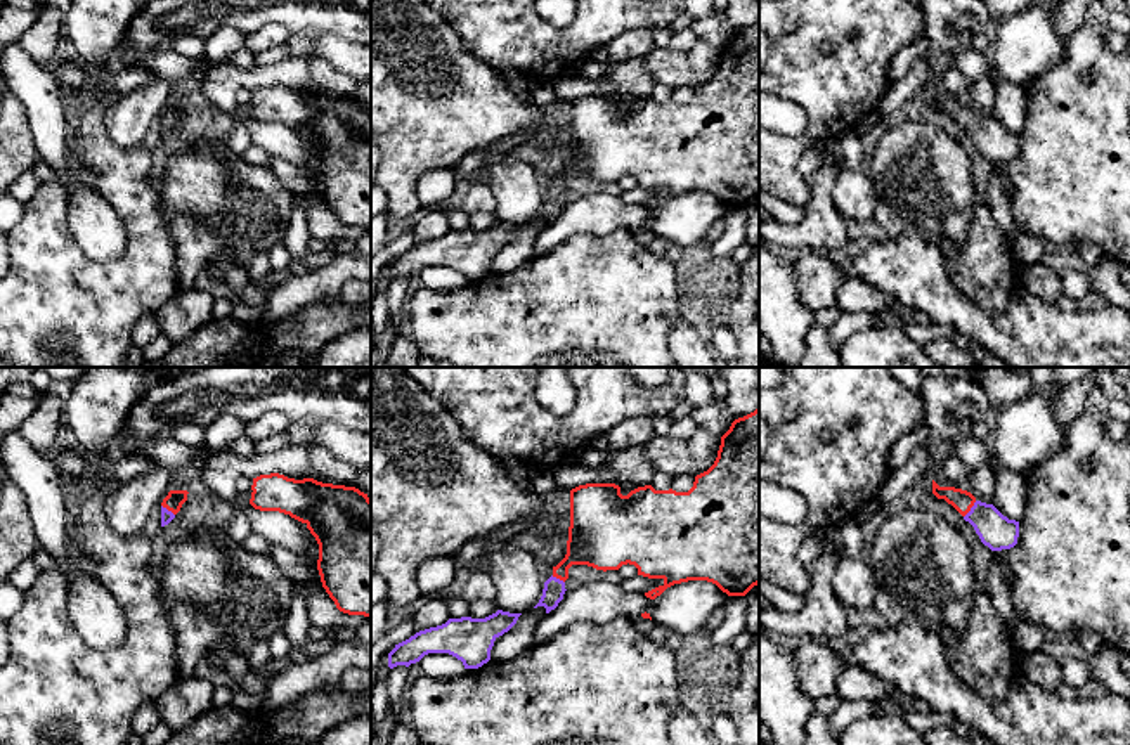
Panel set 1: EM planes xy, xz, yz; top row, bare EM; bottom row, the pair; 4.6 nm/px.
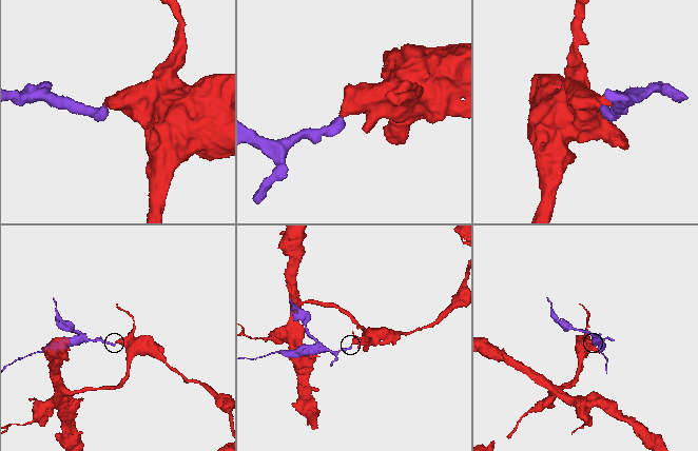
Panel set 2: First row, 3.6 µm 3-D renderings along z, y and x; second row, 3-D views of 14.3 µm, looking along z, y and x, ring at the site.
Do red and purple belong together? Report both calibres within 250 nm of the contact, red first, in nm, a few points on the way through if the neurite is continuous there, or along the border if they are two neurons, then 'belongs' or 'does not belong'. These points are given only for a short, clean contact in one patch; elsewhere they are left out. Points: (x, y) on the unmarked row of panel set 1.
100/160 nm | across yz (962, 113), (969, 122), (978, 125), (995, 142) | belongs

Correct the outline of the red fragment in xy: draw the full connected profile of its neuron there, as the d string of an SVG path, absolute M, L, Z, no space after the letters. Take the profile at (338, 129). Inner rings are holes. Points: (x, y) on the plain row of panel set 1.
M279 85L253 90L250 116L307 137L319 156L317 182L336 220L371 229L371 111L355 99L295 92Z

